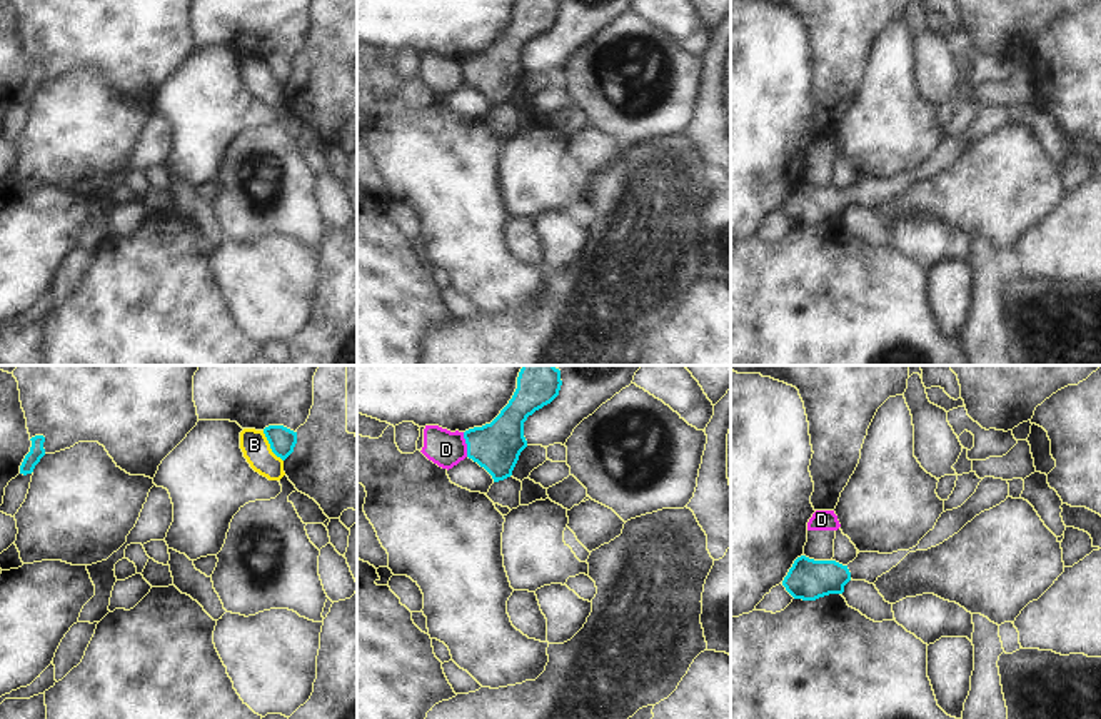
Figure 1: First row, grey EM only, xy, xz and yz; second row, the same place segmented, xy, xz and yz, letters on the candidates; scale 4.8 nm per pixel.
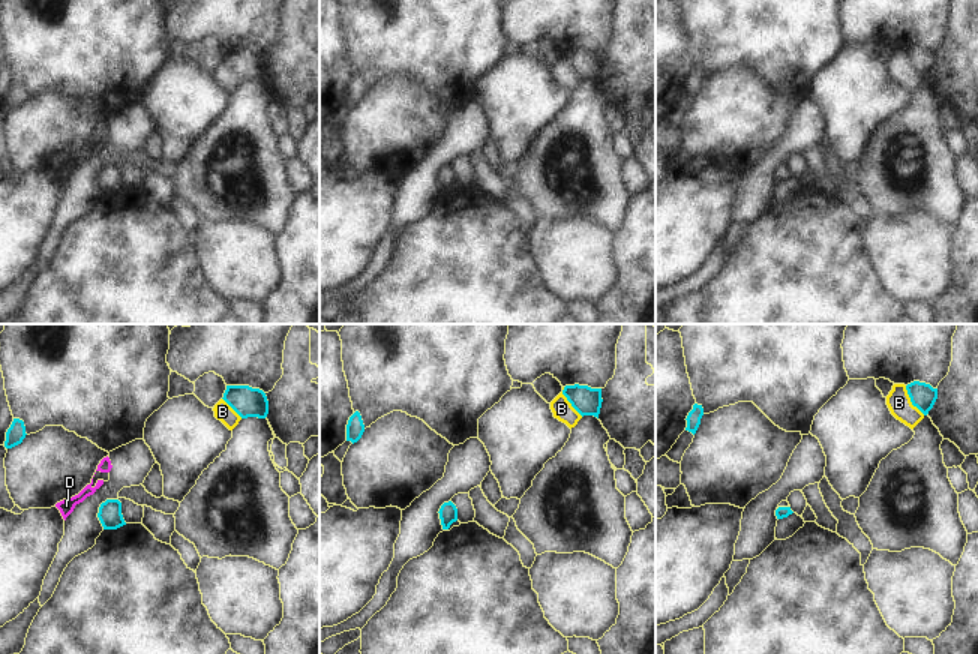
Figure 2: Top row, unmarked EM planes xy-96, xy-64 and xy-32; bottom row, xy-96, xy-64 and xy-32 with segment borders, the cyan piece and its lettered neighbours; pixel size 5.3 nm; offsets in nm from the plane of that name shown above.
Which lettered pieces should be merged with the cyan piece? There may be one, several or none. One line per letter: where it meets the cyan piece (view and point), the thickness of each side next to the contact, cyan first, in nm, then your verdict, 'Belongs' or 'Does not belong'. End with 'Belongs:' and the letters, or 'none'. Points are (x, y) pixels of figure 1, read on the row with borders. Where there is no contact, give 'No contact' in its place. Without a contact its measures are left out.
B: Touches cyan at xy (271, 446). Thickness 130 nm (cyan) against 140 nm. Does not belong
D: Touches cyan at xz (466, 442). Thickness 240 nm (cyan) against 170 nm. Does not belong
Belongs: none

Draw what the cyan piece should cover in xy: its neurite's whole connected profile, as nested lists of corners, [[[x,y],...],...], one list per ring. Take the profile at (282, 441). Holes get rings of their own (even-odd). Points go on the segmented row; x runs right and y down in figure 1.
[[[269,425],[264,429],[264,434],[270,444],[272,452],[285,460],[297,444],[297,432],[284,425]]]

